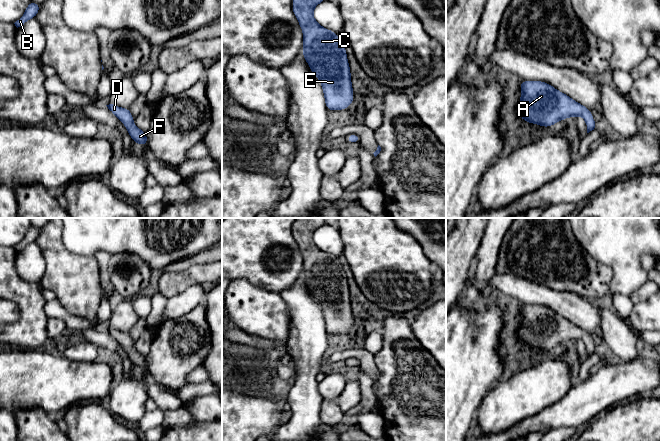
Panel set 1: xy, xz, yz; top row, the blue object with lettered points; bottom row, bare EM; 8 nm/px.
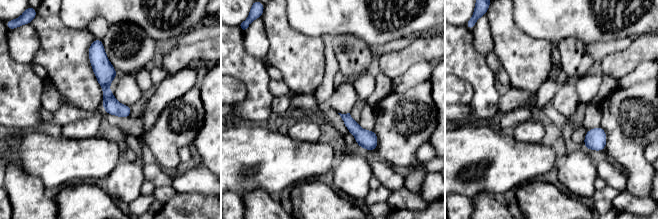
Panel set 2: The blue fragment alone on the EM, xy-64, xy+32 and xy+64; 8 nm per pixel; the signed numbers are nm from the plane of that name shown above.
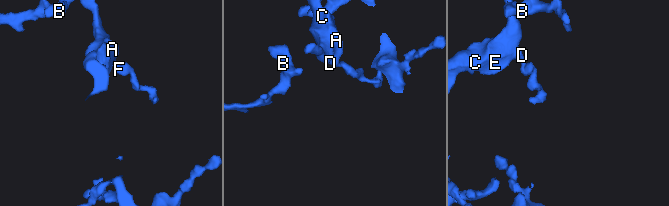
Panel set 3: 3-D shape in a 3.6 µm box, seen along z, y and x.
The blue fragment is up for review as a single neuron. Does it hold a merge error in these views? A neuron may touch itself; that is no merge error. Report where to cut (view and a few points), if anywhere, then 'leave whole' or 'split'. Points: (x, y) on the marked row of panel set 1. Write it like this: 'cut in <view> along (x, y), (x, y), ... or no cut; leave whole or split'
no cut; leave whole

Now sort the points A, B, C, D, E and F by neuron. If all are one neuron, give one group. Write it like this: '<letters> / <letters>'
A B C D E F

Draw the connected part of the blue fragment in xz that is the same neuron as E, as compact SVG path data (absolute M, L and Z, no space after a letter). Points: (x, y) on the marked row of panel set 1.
M293 0L292 9L303 32L302 54L312 73L319 79L329 111L347 109L354 102L351 71L344 42L330 29L323 28L313 17L315 7L325 0Z

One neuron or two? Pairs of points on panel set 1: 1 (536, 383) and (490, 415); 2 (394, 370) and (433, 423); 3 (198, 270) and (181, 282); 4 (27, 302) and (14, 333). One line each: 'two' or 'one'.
1: one
2: one
3: one
4: one

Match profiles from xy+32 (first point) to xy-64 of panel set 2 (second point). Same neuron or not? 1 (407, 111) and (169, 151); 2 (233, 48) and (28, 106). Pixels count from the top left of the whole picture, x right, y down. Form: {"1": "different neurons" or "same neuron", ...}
{"1": "same neuron", "2": "same neuron"}

